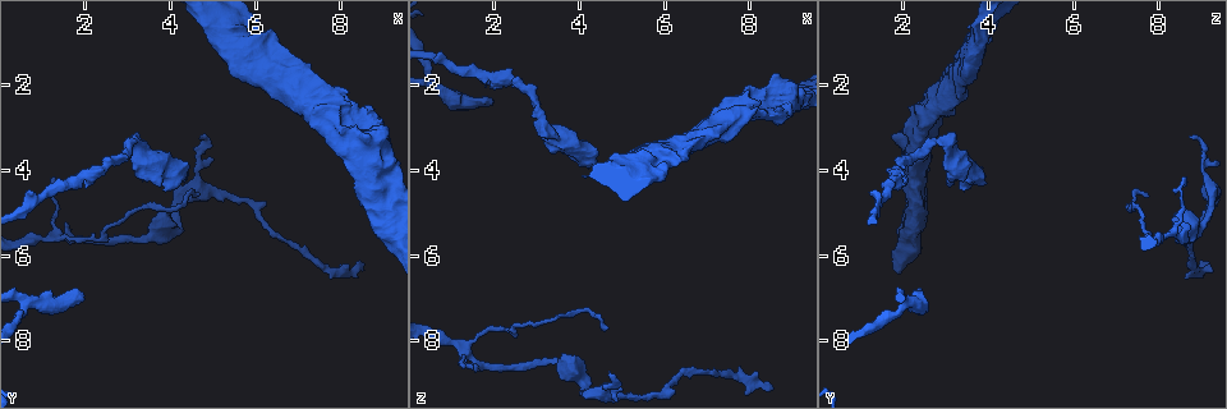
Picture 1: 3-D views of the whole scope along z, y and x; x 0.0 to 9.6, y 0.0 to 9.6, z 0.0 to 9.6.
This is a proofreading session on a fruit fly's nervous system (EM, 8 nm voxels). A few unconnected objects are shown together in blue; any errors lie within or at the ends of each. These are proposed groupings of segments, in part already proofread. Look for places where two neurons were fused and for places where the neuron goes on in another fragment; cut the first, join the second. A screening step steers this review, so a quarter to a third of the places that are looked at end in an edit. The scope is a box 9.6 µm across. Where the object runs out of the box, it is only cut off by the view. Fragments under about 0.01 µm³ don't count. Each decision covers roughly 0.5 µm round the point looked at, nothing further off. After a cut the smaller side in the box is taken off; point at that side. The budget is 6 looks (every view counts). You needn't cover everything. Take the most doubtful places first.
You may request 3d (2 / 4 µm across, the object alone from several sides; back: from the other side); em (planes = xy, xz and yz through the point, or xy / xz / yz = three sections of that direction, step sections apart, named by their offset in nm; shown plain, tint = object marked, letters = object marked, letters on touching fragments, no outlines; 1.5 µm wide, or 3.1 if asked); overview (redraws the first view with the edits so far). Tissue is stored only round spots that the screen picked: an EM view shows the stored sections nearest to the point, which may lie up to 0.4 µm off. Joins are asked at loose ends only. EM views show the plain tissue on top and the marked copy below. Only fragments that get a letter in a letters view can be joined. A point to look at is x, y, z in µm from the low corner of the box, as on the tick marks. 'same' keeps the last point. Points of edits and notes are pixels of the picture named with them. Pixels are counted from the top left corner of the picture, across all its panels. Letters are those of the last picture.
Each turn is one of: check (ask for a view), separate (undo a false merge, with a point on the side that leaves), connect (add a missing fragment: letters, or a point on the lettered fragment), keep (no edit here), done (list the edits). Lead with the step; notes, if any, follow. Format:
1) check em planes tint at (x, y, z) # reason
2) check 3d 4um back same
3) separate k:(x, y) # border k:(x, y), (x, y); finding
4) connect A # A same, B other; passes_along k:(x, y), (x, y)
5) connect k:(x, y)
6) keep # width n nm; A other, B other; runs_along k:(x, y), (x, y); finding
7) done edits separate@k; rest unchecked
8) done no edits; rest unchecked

check em planes letters at (2.00, 6.95, 2.35)

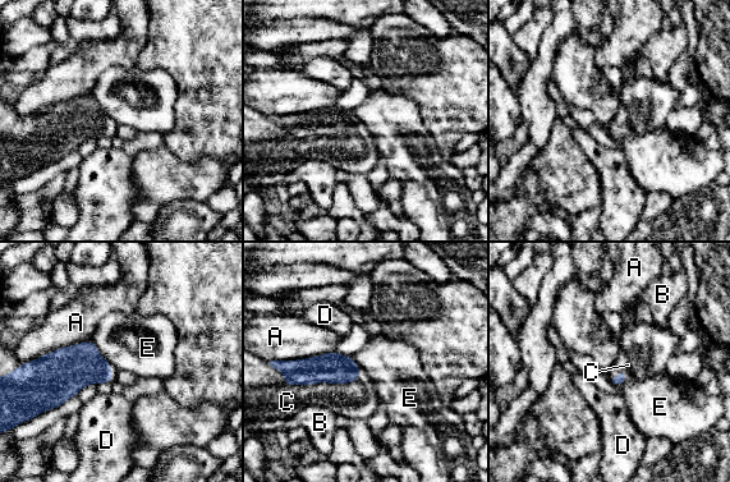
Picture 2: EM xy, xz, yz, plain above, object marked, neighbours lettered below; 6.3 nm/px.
connect C # A other, B other, C same, D other, E other; passes_along 2:(333, 367), (310, 384), (287, 402); the neuron continues

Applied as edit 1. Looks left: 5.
check 3d 2um back at (8.55, 6.40, 9.15) # free end

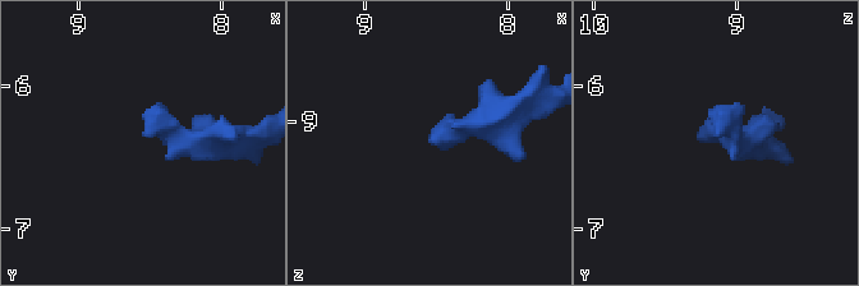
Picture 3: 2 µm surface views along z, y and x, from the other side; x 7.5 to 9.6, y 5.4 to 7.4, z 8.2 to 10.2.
check em yz step 4 tint at (8.52, 6.36, 9.14) # need the tissue

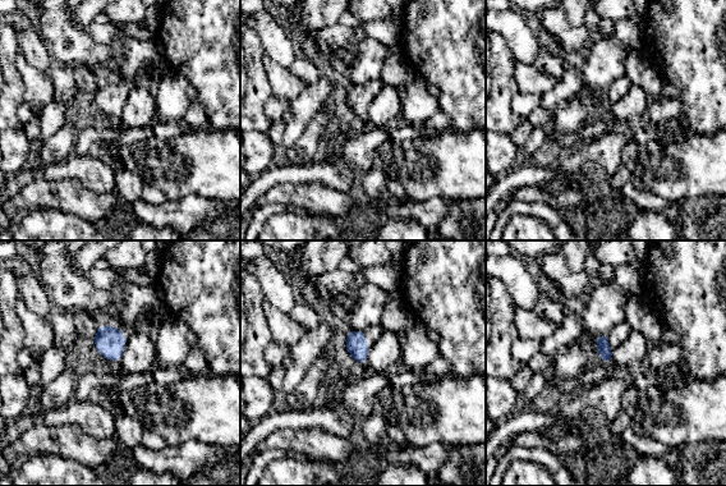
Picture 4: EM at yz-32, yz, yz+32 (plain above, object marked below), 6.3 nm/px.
check em planes letters same

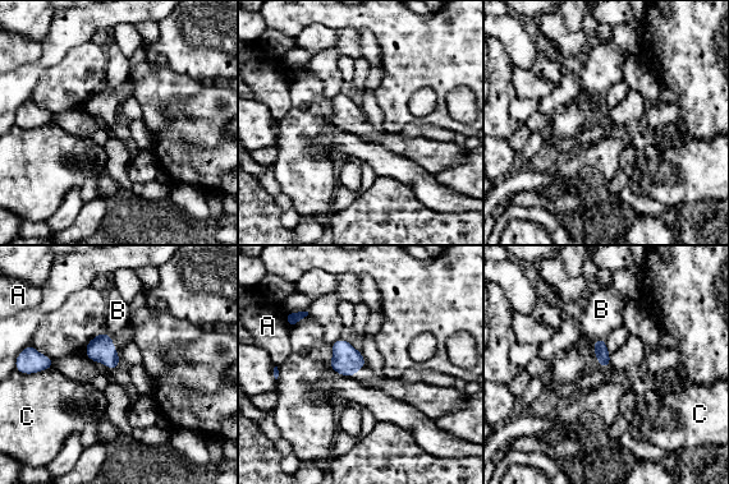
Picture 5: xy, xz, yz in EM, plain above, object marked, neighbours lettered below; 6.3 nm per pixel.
keep # width 90 nm; A other, B other, C other; border 5:(604, 337), (595, 340); none of them fits

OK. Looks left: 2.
check em yz step 8 tint at (1.40, 5.55, 8.35) # three arms meet

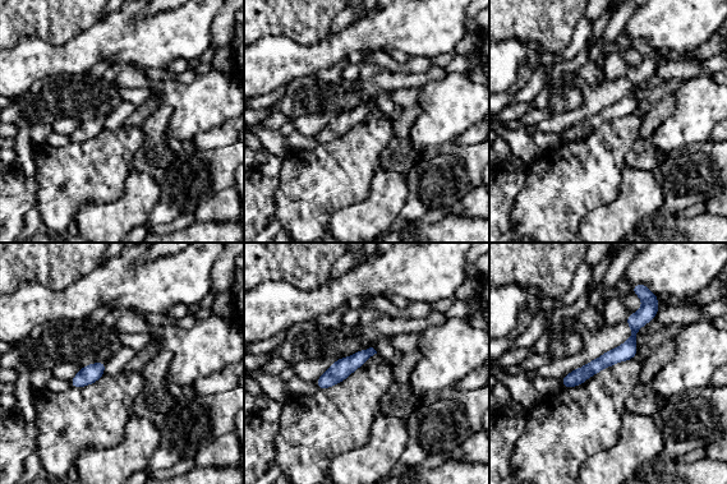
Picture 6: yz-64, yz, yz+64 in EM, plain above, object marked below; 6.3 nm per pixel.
check em planes letters same # cut it another way

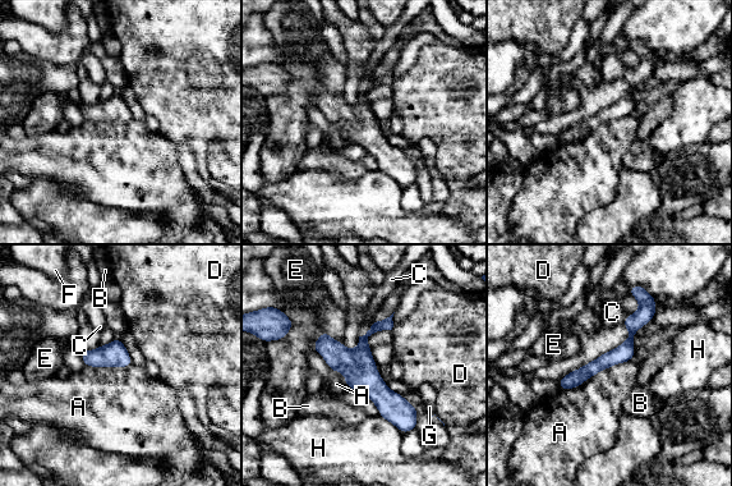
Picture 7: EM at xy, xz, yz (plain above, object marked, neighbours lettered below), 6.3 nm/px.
keep # longest_contact A 300 nm; A other, B other, C other, D other, E other, F other, G other, H other; border 7:(132, 363), (128, 366), (84, 366); continuous, no second neuron

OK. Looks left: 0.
done edits connect@2; rest unchecked

